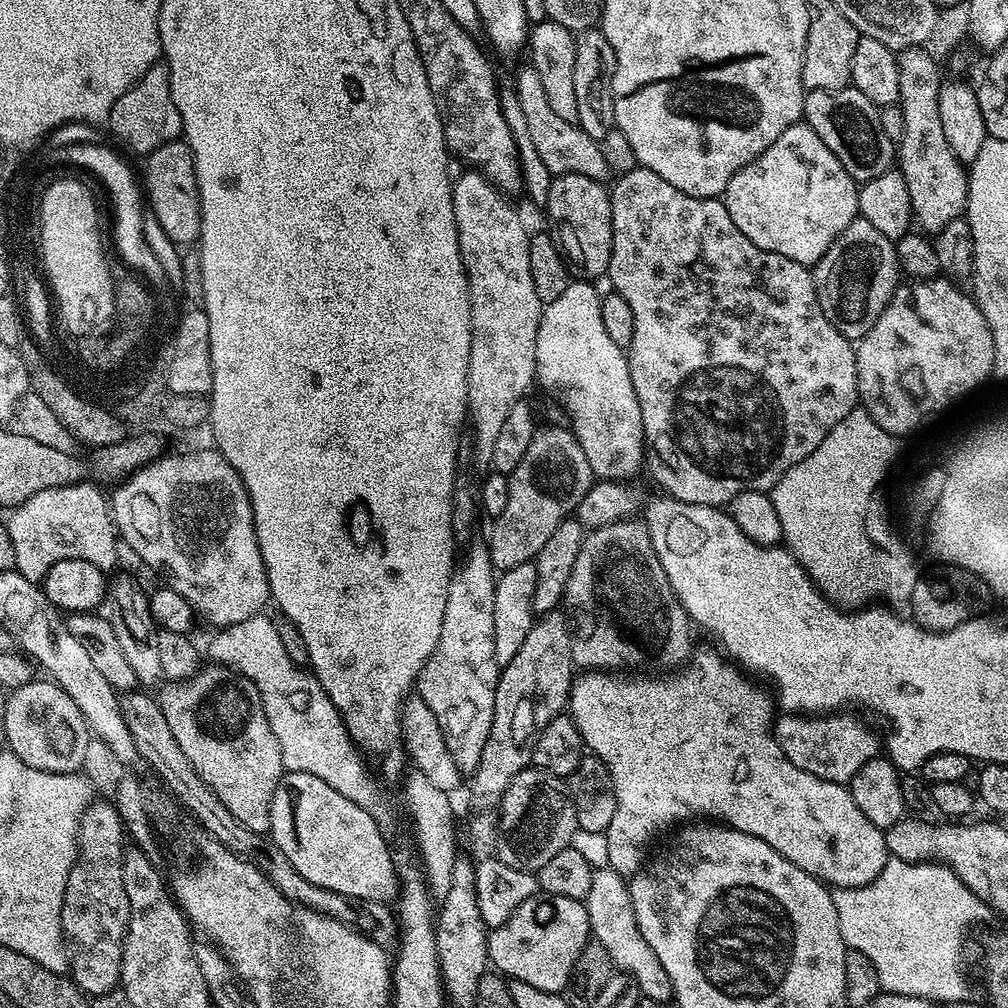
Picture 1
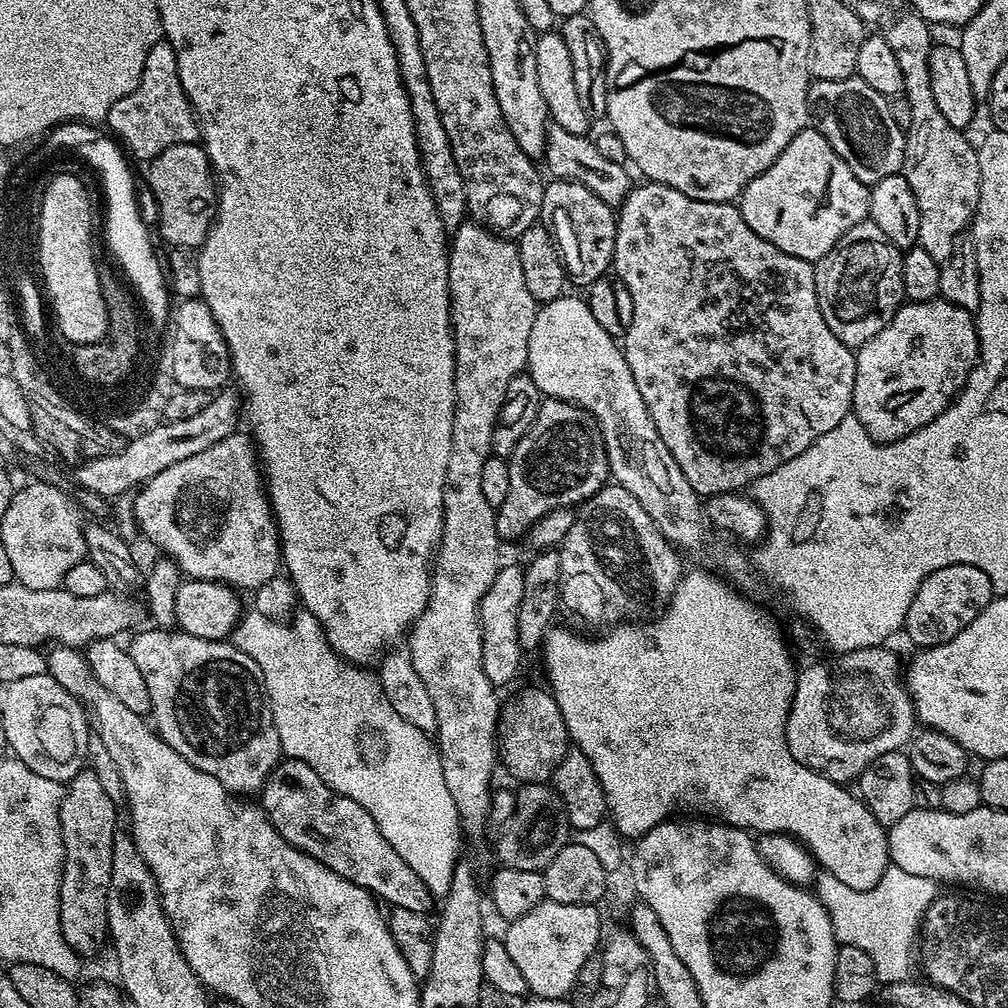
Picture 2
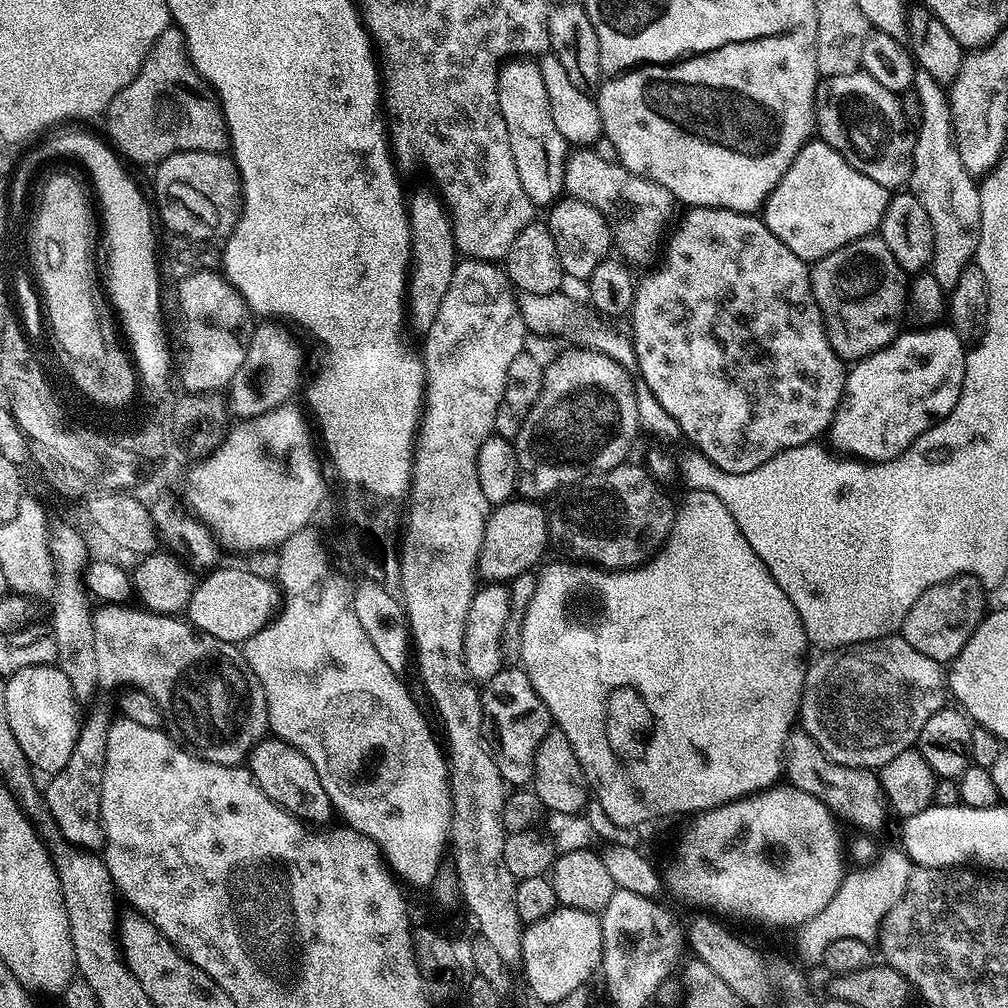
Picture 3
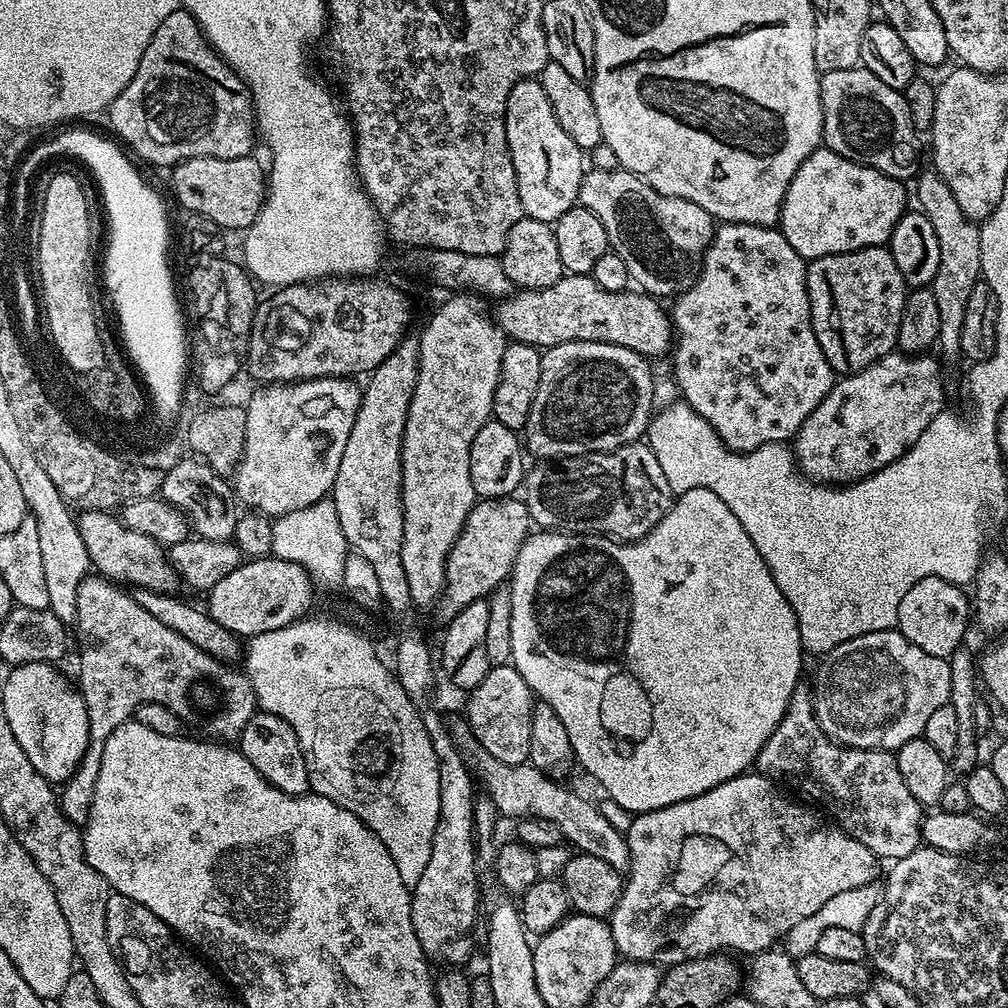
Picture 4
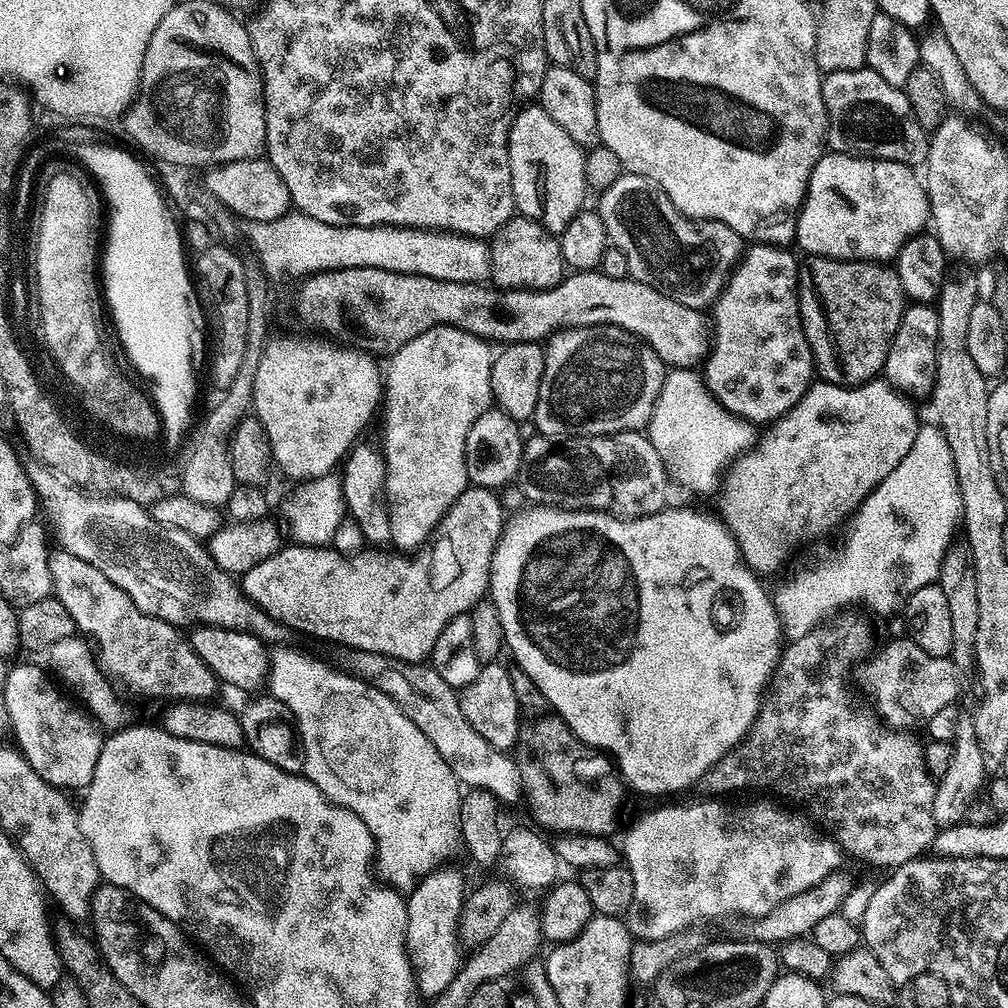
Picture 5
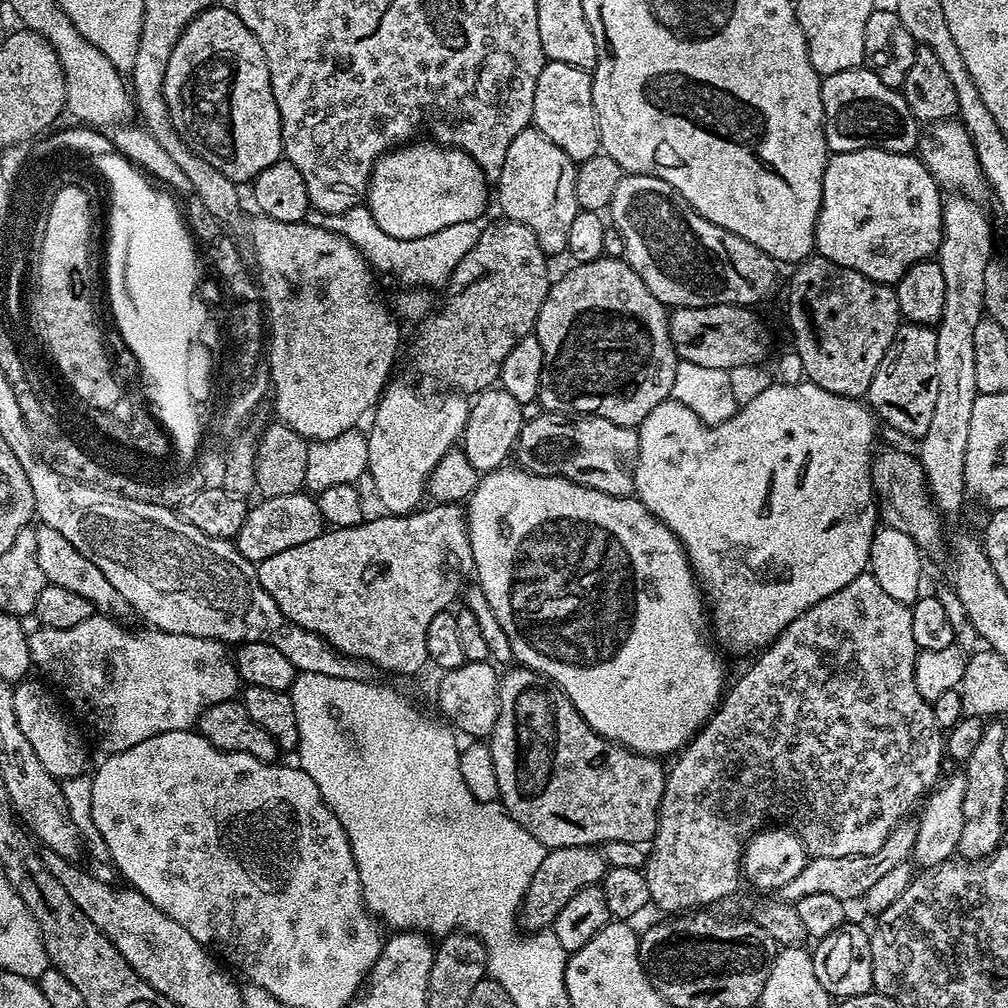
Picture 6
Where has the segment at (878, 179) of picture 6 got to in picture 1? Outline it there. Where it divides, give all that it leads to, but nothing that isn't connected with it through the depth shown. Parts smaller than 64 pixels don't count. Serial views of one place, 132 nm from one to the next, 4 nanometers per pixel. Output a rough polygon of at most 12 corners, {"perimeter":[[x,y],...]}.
{"perimeter":[[803,122],[726,186],[734,226],[815,266],[857,181]]}

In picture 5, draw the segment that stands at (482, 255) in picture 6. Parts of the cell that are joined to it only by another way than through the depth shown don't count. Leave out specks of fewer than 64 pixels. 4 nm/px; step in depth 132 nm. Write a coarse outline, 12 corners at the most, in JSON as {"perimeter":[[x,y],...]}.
{"perimeter":[[513,215],[490,240],[490,280],[543,290],[566,275],[560,241]]}

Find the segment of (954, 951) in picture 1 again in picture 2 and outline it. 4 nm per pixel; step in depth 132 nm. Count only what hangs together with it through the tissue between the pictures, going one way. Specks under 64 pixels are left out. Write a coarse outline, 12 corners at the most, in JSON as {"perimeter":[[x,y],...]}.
{"perimeter":[[888,867],[850,890],[821,871],[837,941],[870,954],[881,985],[909,979],[933,881]]}

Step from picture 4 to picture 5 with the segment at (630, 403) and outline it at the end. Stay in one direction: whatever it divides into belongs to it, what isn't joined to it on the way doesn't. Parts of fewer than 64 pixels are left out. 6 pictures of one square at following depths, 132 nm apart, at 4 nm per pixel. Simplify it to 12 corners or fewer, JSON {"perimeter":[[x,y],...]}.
{"perimeter":[[613,324],[543,345],[541,436],[649,427],[666,365]]}

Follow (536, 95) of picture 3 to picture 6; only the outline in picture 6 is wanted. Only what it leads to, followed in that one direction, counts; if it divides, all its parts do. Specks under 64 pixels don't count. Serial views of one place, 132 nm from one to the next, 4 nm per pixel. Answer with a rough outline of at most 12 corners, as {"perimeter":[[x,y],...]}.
{"perimeter":[[529,126],[494,181],[501,213],[545,254],[582,211],[577,161]]}

